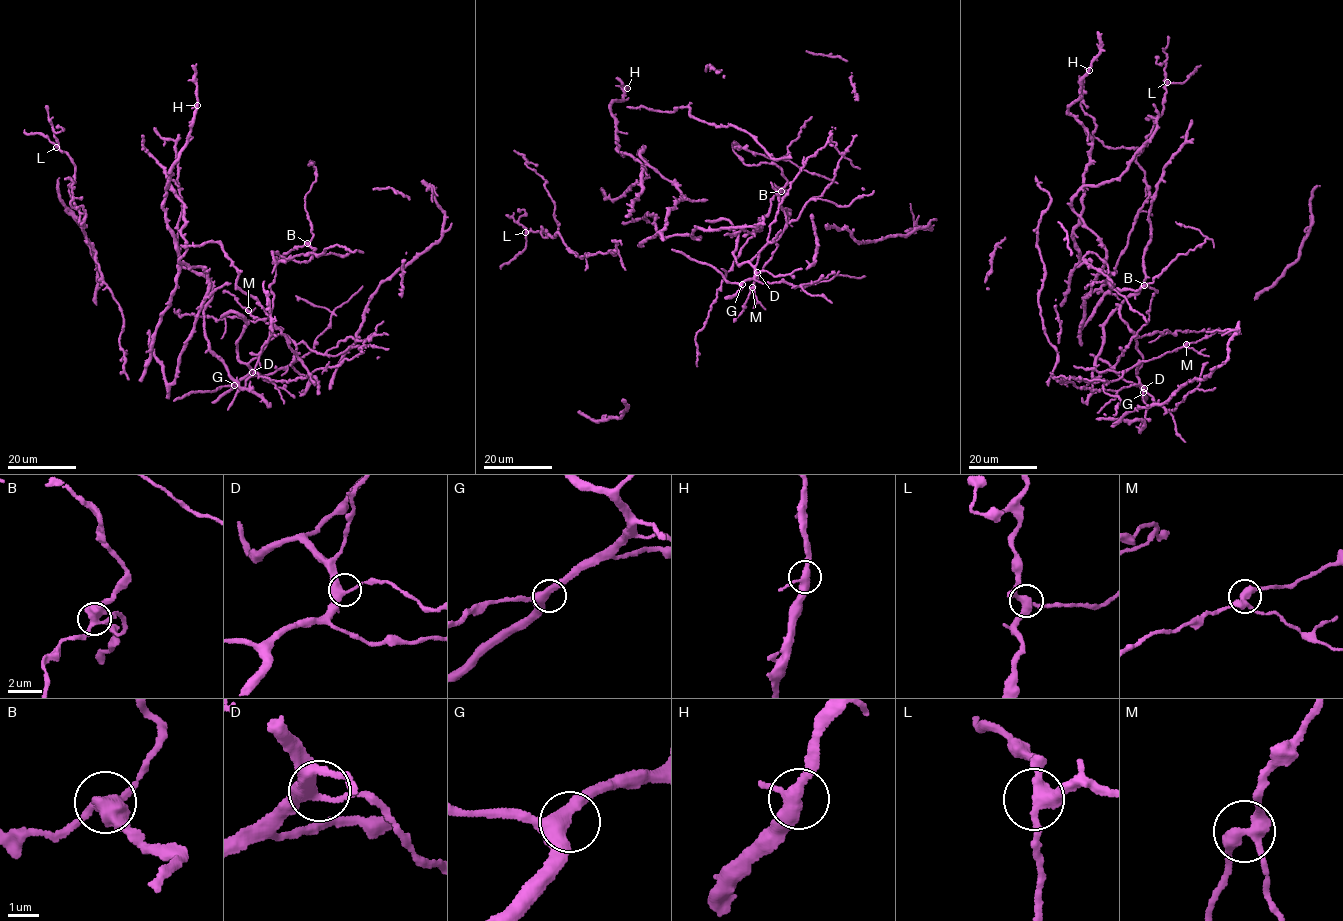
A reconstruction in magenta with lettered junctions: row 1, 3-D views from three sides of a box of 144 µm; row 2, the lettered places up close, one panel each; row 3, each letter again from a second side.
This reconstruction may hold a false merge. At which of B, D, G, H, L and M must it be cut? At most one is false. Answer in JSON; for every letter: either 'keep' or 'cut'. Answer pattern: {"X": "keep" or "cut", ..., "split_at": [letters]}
{"B": "cut", "D": "keep", "G": "keep", "H": "keep", "L": "keep", "M": "keep", "split_at": ["B"]}

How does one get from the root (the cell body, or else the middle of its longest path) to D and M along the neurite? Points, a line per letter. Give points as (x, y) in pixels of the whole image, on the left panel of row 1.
D: (229, 385), (252, 372)
M: (229, 385), (247, 376), (250, 370), (249, 363), (282, 329), (251, 315), (248, 310)

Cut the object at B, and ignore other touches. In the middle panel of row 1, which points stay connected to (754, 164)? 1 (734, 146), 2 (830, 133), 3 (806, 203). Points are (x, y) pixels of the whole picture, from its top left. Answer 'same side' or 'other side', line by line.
1: same side
2: other side
3: other side

